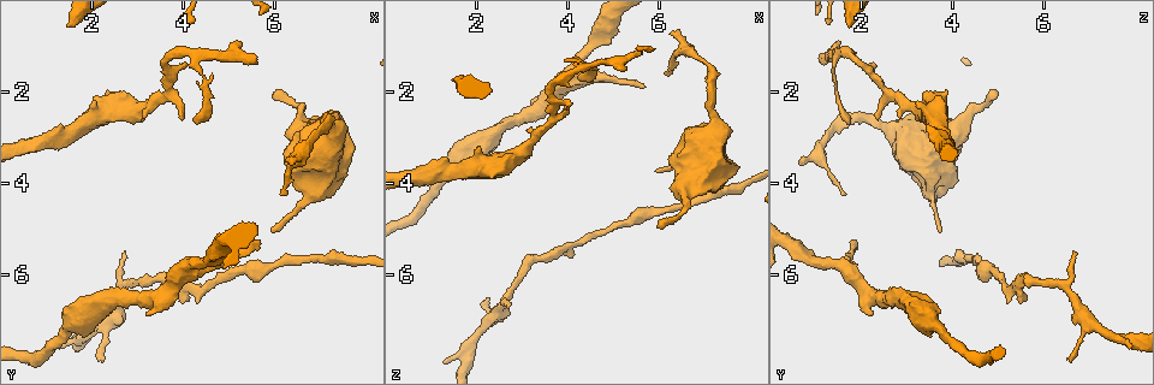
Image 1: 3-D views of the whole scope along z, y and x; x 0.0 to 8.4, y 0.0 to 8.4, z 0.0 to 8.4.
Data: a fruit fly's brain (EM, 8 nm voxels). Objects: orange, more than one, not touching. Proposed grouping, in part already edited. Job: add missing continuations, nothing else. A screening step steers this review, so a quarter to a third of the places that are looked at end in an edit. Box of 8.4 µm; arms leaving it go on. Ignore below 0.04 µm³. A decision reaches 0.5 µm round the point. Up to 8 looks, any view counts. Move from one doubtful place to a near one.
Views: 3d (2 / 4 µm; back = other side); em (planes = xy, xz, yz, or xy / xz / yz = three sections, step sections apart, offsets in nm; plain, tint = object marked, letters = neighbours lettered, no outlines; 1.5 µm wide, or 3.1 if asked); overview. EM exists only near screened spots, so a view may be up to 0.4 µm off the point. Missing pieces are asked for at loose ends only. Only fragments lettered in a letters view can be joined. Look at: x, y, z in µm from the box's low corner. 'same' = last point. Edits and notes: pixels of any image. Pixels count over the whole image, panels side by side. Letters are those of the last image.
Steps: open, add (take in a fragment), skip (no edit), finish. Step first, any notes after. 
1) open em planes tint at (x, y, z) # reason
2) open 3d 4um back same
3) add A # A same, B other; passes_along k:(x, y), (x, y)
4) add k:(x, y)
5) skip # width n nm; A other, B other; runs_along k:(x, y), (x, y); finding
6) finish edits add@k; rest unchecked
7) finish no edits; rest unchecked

open 3d 4um back at (5.60, 1.35, 1.15) # an open end

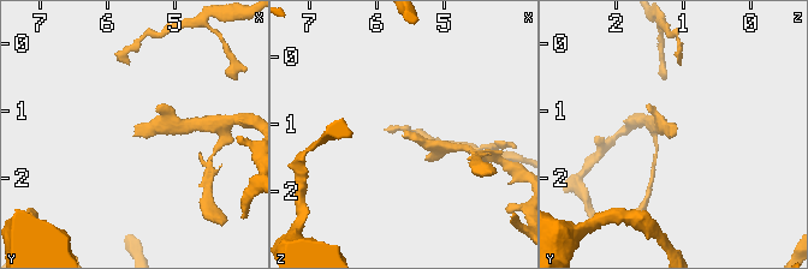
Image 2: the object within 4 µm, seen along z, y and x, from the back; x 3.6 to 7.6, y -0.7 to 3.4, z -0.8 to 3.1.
open em xy step 8 tint at (5.60, 1.40, 1.10)

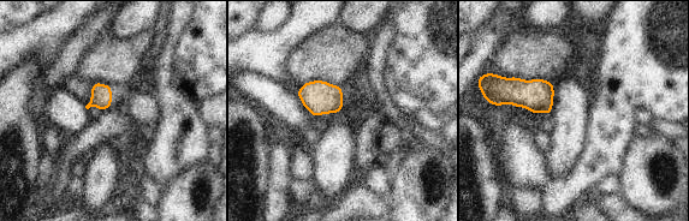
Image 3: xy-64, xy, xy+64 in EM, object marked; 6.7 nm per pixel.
open em planes letters same

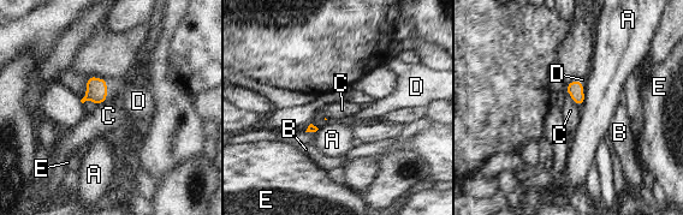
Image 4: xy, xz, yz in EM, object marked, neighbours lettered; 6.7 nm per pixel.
add D # A other, B other, C other, D same, E other; passes_along 4:(96, 88), (106, 90), (138, 101); the neuron continues

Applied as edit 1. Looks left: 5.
open 3d 4um at (6.25, 3.55, 0.65) # free end

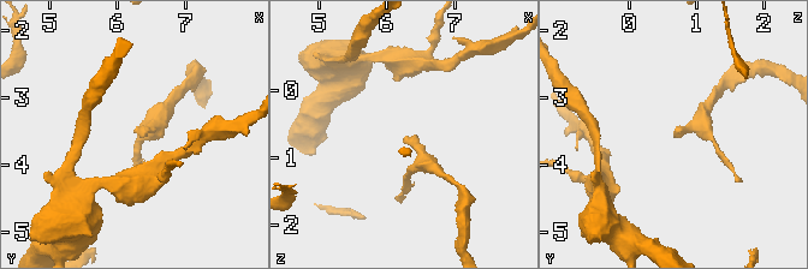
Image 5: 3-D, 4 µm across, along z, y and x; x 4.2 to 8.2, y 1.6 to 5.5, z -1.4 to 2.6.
open em yz step 4 letters at (6.30, 3.50, 0.70) # now the EM

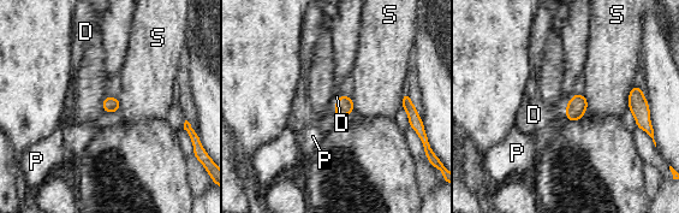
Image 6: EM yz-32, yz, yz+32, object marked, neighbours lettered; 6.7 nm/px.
open em planes letters same # cut it another way

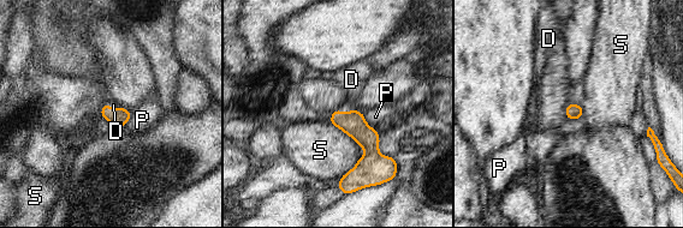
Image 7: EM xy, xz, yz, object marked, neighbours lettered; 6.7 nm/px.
add D # D same, P other, S other; passes_along 7:(352, 122), (345, 112), (351, 79); it goes on there

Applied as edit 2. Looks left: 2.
finish edits add@4, add@7; rest unchecked

